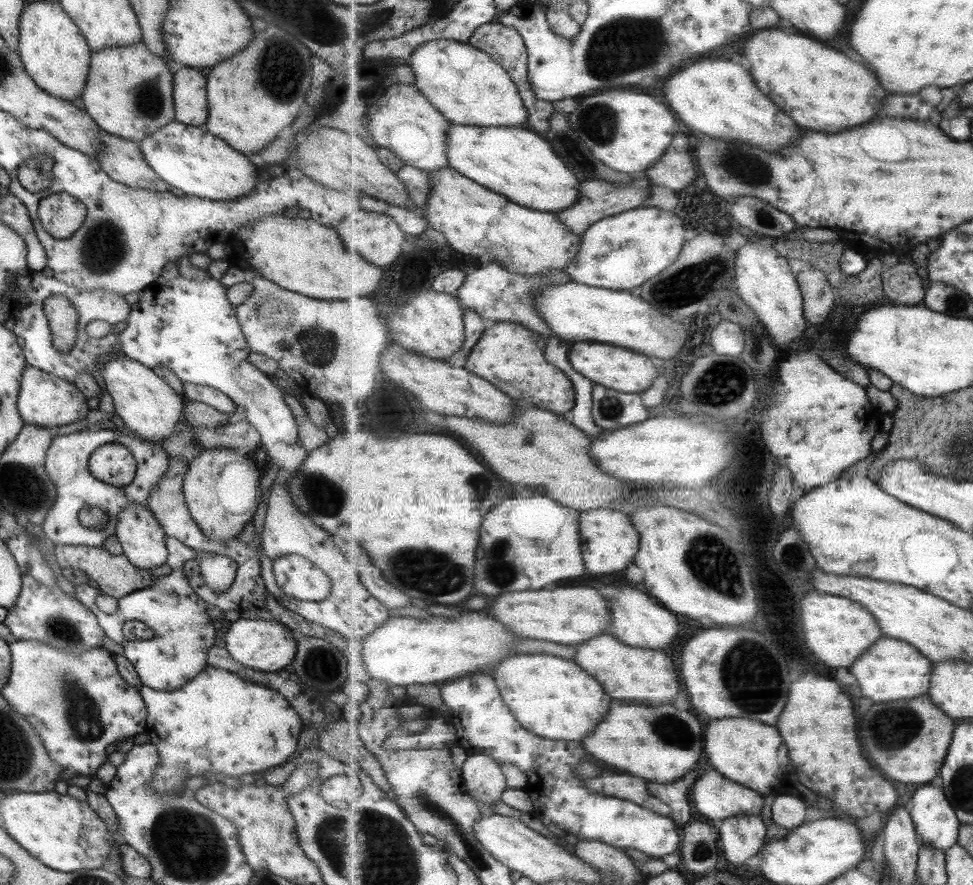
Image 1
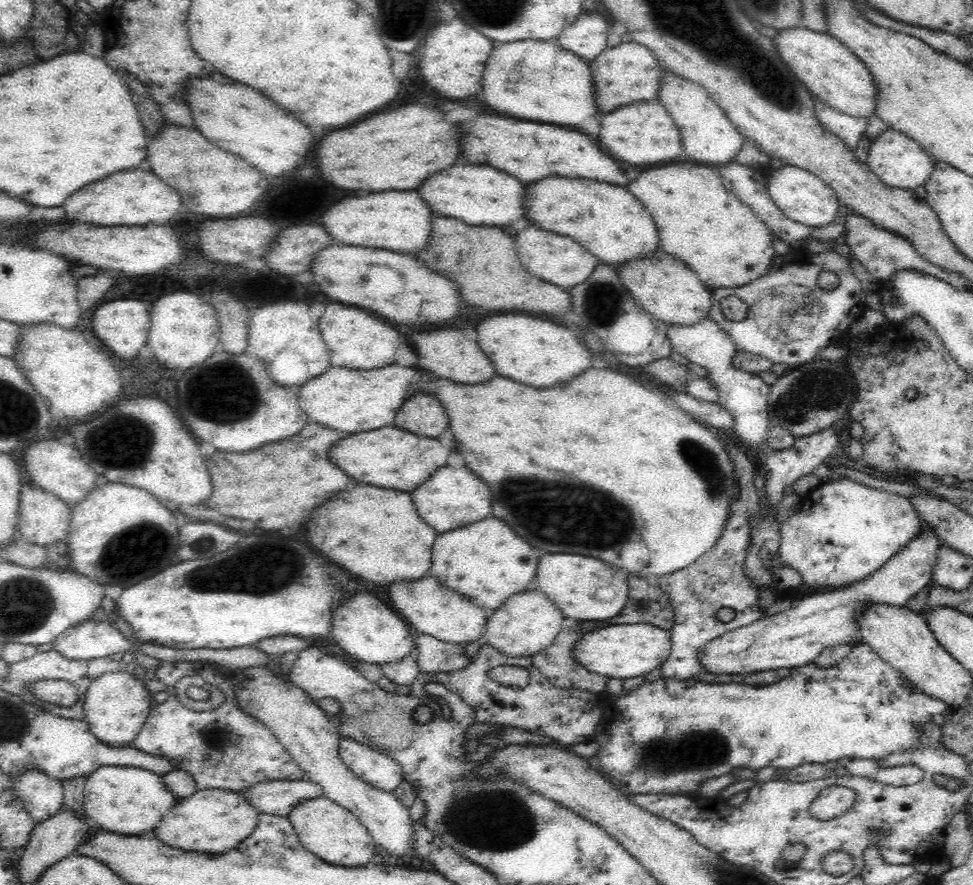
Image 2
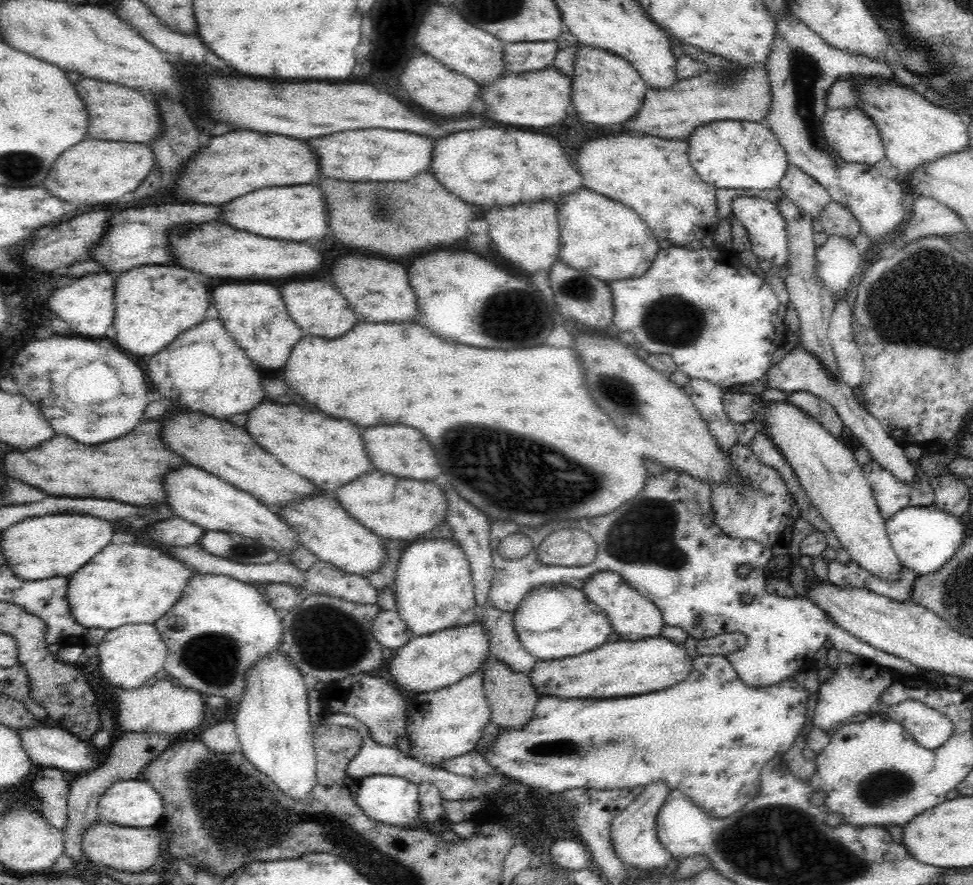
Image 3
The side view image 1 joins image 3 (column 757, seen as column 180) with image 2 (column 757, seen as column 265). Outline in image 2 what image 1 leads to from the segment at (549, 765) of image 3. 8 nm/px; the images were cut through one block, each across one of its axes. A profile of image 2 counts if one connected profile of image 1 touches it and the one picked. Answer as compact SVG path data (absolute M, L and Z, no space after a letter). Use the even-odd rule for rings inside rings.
M860 642L853 644L852 652L844 660L833 664L831 667L818 667L814 661L804 666L789 669L790 676L778 680L768 686L750 686L740 682L730 683L708 683L695 679L664 679L658 678L653 682L644 682L634 688L631 692L624 691L615 697L610 698L608 706L601 707L601 722L598 723L595 733L591 740L598 742L598 752L596 758L602 767L602 773L607 775L613 782L620 785L626 795L646 795L666 793L670 795L697 795L701 785L712 778L718 778L723 775L732 774L736 769L750 769L760 771L765 767L776 767L776 769L795 769L798 770L802 764L822 764L822 762L837 762L842 756L852 756L852 758L864 758L880 760L882 756L900 750L900 752L912 752L916 750L917 728L922 723L932 720L934 714L949 713L949 708L942 699L932 697L926 694L919 694L917 690L910 690L909 680L905 676L892 668L887 662L884 662L877 652L874 652L870 646Z

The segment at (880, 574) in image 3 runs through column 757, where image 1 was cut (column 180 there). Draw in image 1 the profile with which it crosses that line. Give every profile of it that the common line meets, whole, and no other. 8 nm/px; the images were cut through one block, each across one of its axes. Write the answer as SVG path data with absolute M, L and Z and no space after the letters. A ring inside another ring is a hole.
M122 352L116 357L106 359L101 369L106 390L113 398L115 415L135 432L136 437L144 441L162 443L176 432L176 425L183 417L182 395L178 394L162 377Z

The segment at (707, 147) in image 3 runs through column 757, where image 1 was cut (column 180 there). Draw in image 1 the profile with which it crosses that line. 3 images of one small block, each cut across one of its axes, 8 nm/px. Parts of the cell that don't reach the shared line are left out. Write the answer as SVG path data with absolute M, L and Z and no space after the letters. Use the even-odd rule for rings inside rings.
M174 120L144 137L144 140L139 142L139 146L142 154L144 154L144 160L148 162L148 166L171 188L179 188L186 195L194 195L210 200L234 200L250 195L250 191L256 187L256 181L258 181L257 167L252 164L247 155L238 152L220 137L212 135L210 131L206 132L206 130L191 124Z

